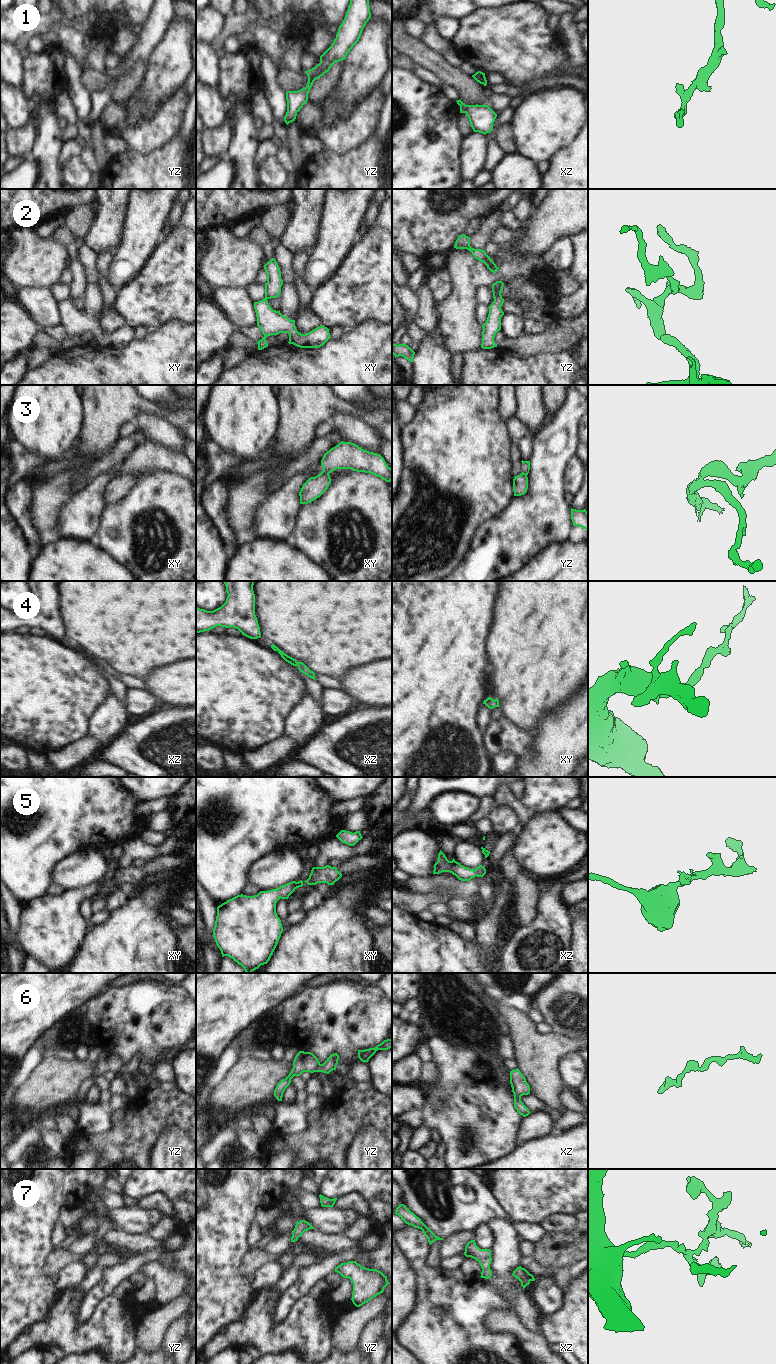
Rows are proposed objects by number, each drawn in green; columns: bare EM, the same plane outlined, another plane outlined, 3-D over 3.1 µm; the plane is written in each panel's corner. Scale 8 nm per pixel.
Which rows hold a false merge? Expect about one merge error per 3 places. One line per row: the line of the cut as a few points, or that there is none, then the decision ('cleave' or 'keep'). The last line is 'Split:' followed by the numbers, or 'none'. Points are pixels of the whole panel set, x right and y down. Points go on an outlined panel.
1: cut xz (467, 105), (464, 112); cleave
2: cut none; keep
3: cut xy (320, 473), (328, 475); cleave
4: cut none; keep
5: cut none; keep
6: cut none; keep
7: cut none; keep
Split: 1, 3

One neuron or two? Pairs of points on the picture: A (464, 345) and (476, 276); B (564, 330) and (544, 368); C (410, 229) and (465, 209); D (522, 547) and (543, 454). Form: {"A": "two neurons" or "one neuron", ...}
{"A": "one neuron", "B": "two neurons", "C": "one neuron", "D": "one neuron"}

